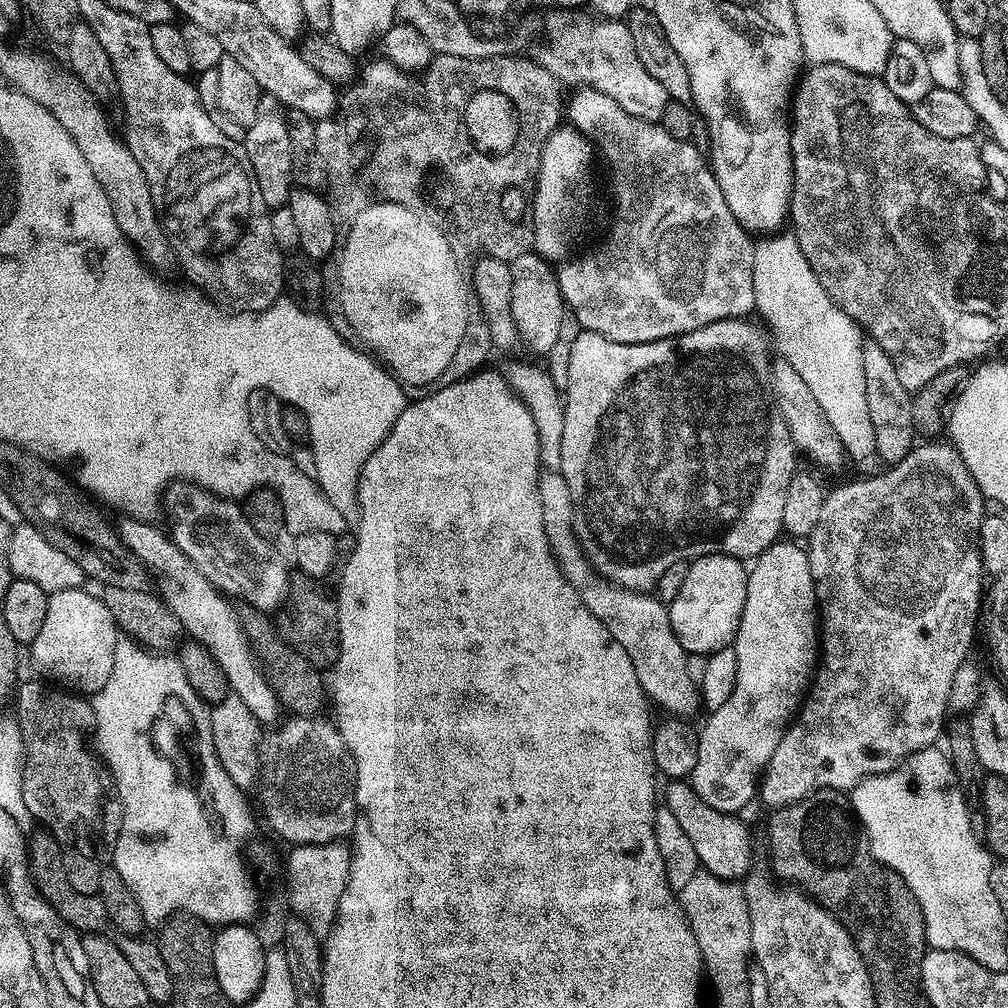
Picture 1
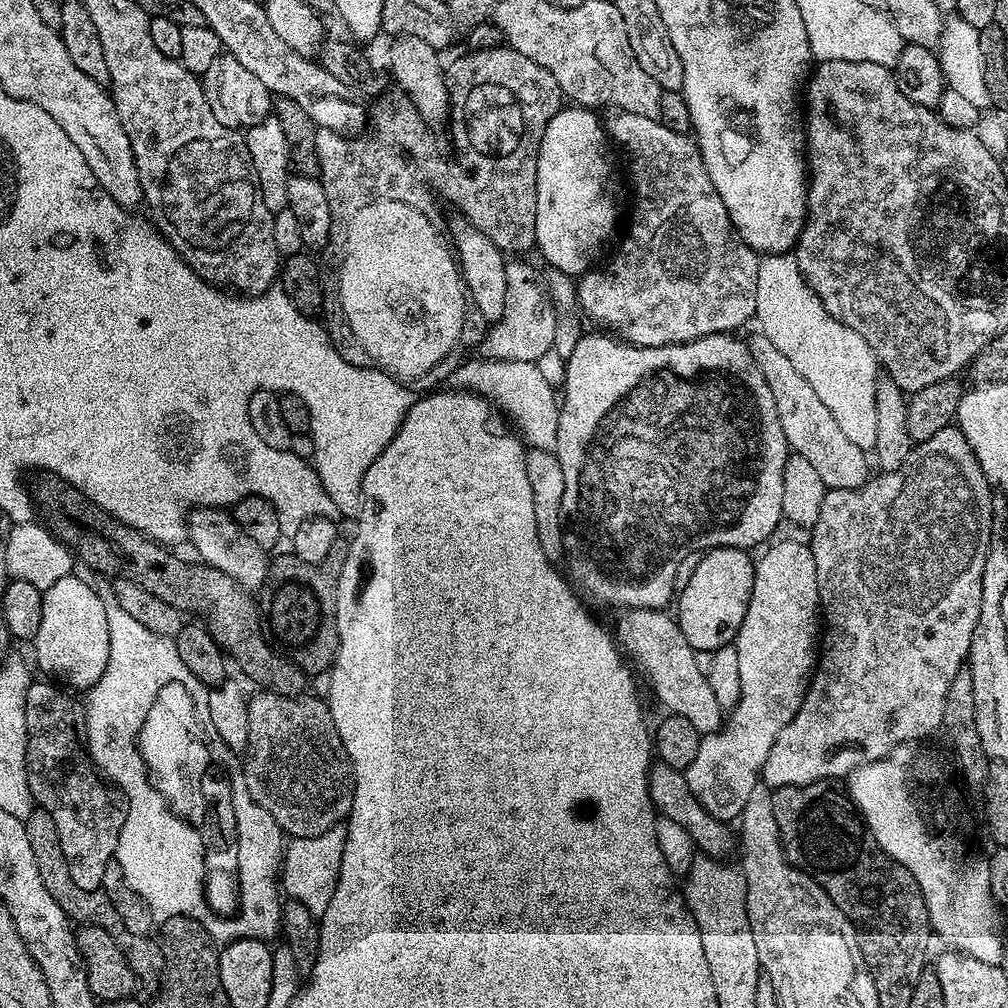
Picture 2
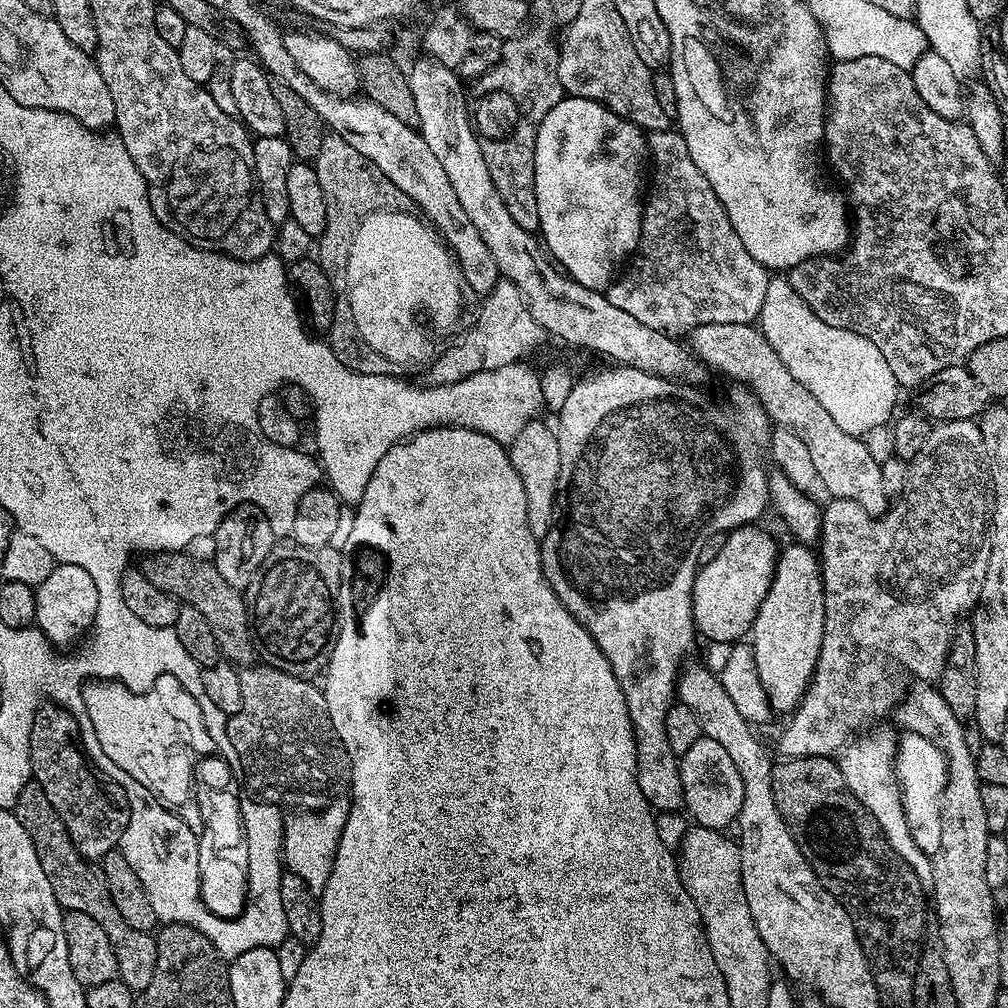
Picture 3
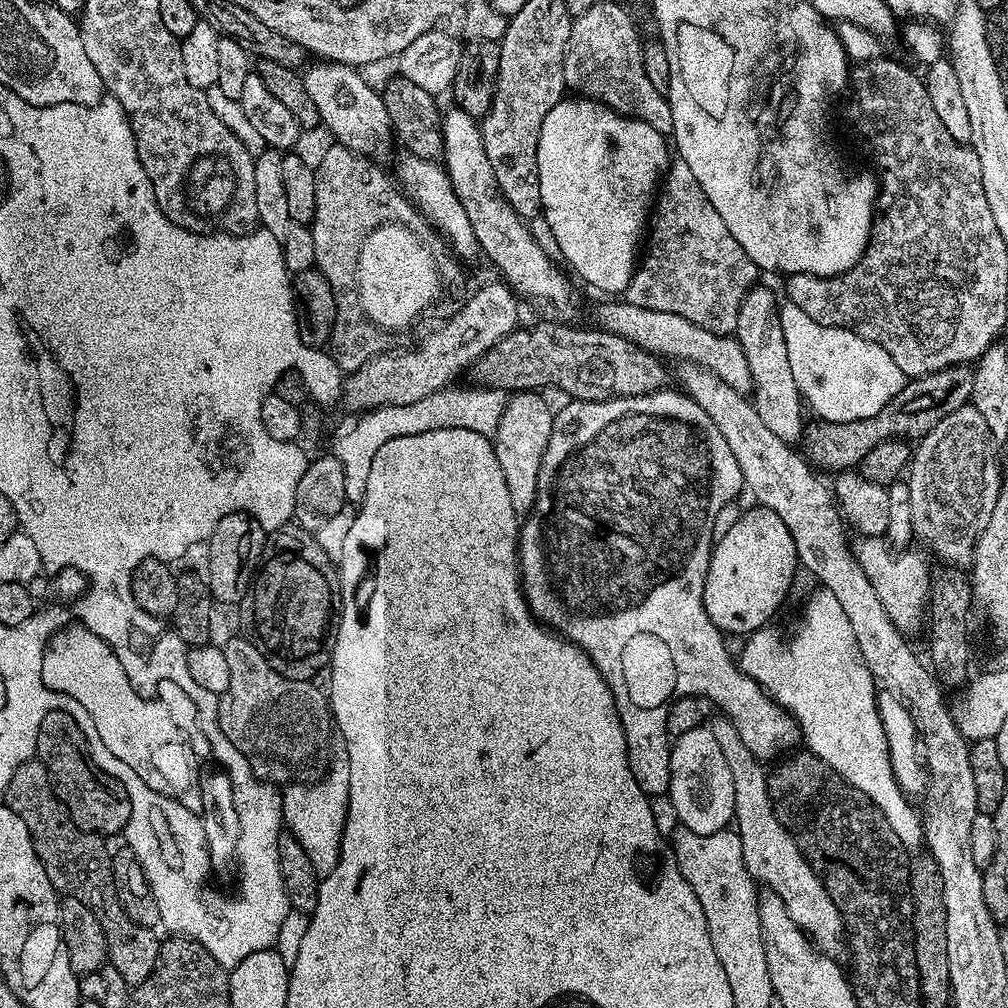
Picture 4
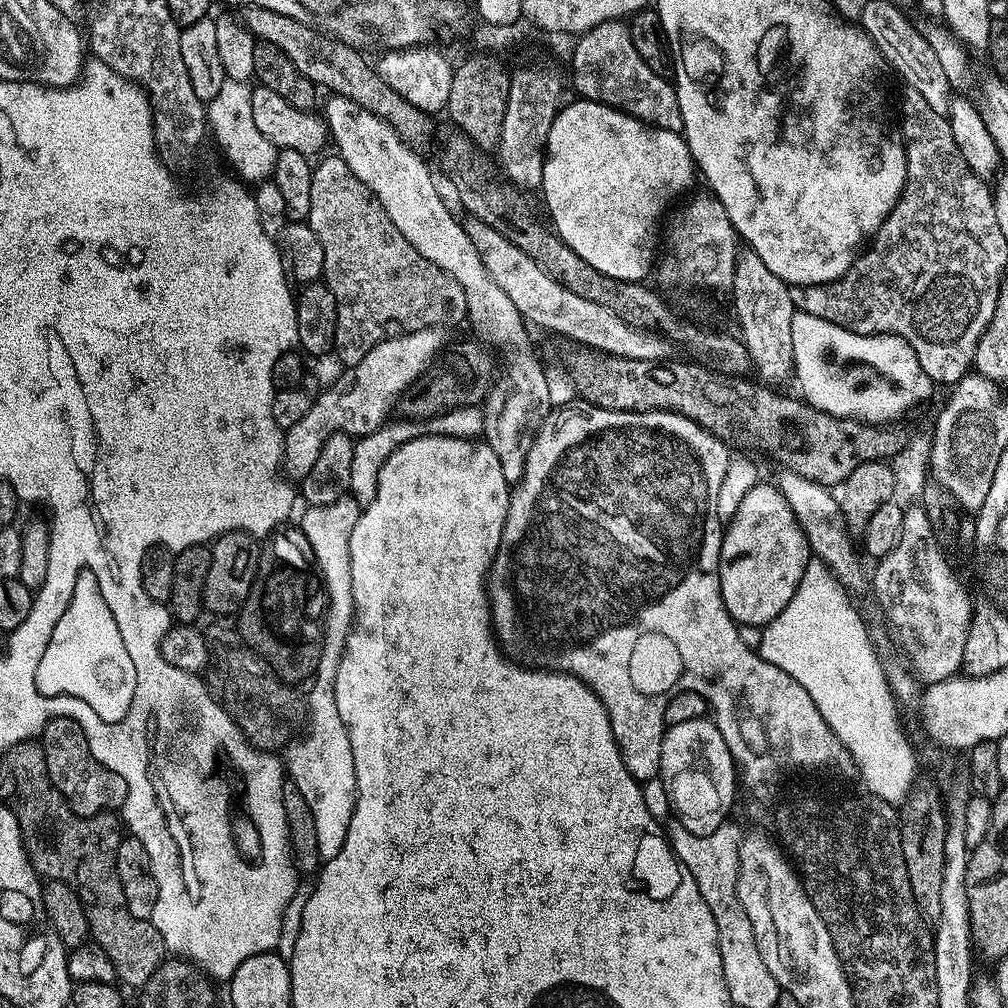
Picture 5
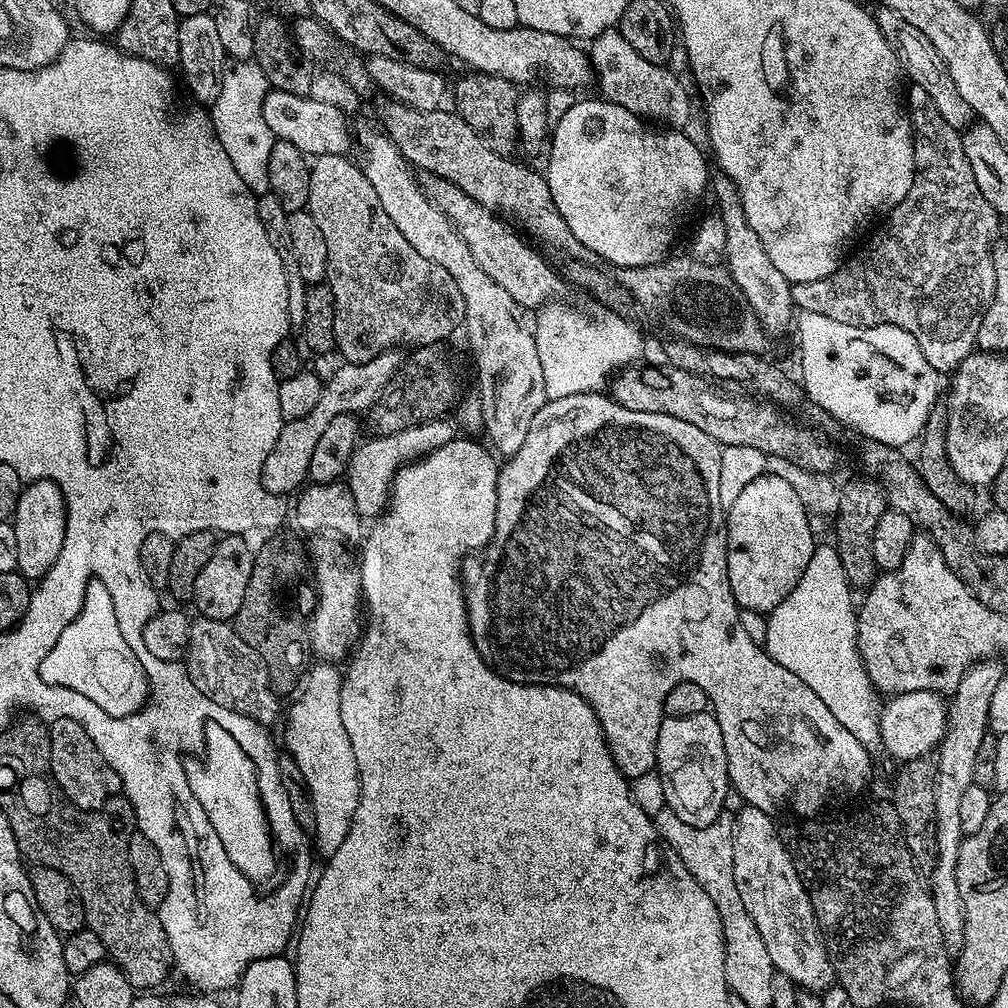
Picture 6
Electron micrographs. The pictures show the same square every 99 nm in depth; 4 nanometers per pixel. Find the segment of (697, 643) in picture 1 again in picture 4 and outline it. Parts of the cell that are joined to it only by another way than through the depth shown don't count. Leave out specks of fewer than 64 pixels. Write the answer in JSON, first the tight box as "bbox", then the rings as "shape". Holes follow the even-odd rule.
{"bbox":[704,506,798,634],"shape":[[[752,506],[752,509],[748,508],[742,512],[738,522],[727,531],[722,541],[714,544],[704,587],[706,612],[725,634],[757,632],[760,628],[773,623],[772,615],[783,606],[784,599],[787,598],[788,591],[792,588],[796,568],[798,572],[794,538],[790,538],[790,530],[786,530],[786,522],[782,522],[782,518],[778,518],[778,514],[770,508]]]}

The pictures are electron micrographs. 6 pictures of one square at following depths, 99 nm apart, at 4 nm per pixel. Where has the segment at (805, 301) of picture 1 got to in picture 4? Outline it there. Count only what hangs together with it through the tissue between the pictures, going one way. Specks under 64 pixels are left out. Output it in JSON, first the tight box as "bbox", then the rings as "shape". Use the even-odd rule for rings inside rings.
{"bbox":[780,302,904,422],"shape":[[[787,302],[780,304],[780,321],[794,382],[798,382],[801,397],[812,403],[819,419],[854,422],[870,418],[903,390],[904,372],[882,346],[845,328],[822,326]]]}

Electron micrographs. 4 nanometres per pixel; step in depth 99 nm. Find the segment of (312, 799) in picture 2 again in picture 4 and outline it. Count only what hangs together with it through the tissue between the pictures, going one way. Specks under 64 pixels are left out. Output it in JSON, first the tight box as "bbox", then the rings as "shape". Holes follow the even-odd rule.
{"bbox":[218,638,334,786],"shape":[[[246,638],[223,641],[226,662],[230,669],[230,686],[218,696],[218,718],[220,729],[226,738],[250,762],[253,772],[261,780],[277,786],[287,786],[293,782],[315,782],[329,767],[328,747],[334,740],[334,721],[330,701],[323,691],[315,688],[315,683],[296,680],[284,676]]]}

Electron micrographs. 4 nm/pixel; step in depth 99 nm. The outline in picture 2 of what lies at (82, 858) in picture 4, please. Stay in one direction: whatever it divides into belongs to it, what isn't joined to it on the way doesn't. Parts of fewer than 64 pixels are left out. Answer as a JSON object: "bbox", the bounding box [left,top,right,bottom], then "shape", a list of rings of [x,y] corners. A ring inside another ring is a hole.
{"bbox":[24,810,164,994],"shape":[[[33,810],[30,818],[24,821],[24,829],[26,838],[30,838],[30,850],[34,850],[34,862],[38,862],[38,874],[42,874],[42,882],[46,886],[46,890],[50,890],[54,902],[58,902],[58,906],[62,906],[69,921],[75,922],[77,925],[93,924],[106,930],[106,934],[110,934],[114,938],[114,942],[118,942],[130,970],[136,975],[137,985],[141,989],[145,988],[148,994],[155,993],[160,986],[160,979],[164,977],[164,959],[159,943],[151,935],[130,934],[130,930],[126,930],[126,926],[122,926],[122,918],[118,918],[118,910],[114,910],[114,906],[110,906],[110,898],[106,898],[103,890],[91,892],[74,886],[72,871],[68,868],[68,859],[64,856],[58,838],[58,830],[54,826],[54,818],[50,818],[50,814]]]}

